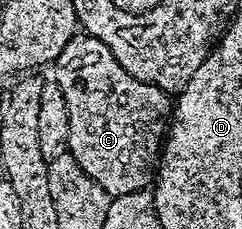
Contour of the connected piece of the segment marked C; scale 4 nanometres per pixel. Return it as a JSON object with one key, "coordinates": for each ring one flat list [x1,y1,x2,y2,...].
{"coordinates":[[90,36,84,39,83,43,80,41,74,47,75,55,73,50,70,57,62,63,63,71,59,74,58,93,67,107,69,130,71,126,71,150,75,153,74,161,88,177,107,195,123,200,131,196,127,194,135,194,138,190,145,189,150,182,152,185,156,181,169,137,169,123,173,118,173,98,167,91,131,76,101,40]]}

